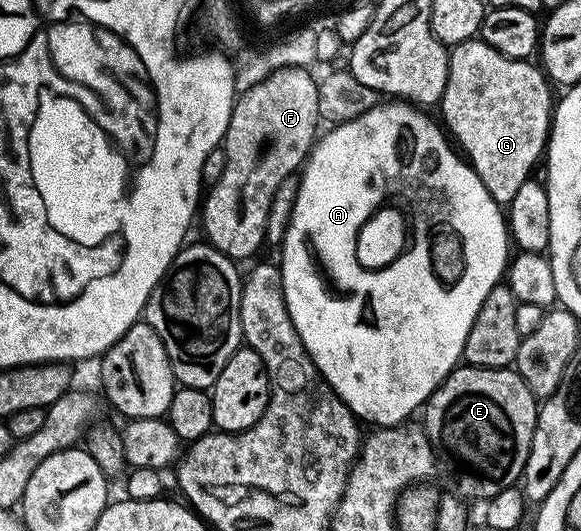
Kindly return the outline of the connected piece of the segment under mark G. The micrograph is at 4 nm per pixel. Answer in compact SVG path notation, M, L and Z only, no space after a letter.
M479 39L451 46L448 55L446 91L438 106L439 112L444 112L443 124L446 129L448 124L447 132L454 141L456 136L455 144L466 154L472 168L482 179L486 191L490 191L490 195L501 207L509 205L518 187L522 187L522 183L526 183L533 176L532 168L539 157L541 160L550 136L554 96L552 97L551 91L548 90L550 82L543 68L539 64L531 65L532 63L528 59L519 61L502 55Z

